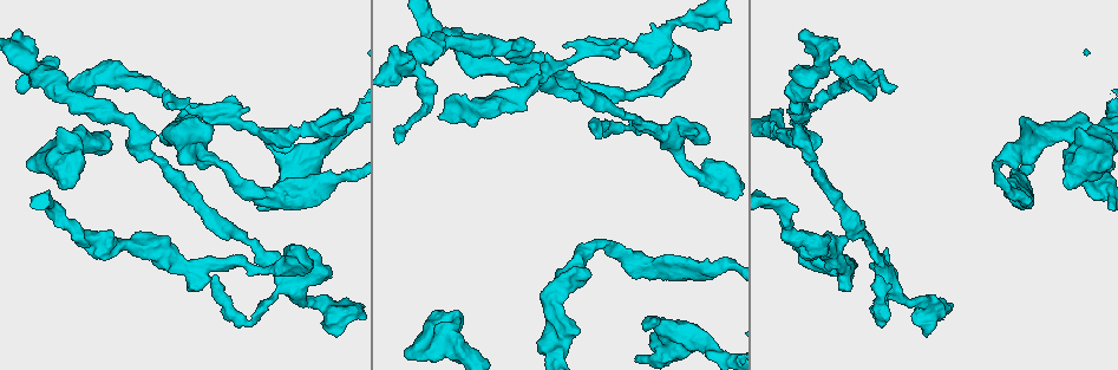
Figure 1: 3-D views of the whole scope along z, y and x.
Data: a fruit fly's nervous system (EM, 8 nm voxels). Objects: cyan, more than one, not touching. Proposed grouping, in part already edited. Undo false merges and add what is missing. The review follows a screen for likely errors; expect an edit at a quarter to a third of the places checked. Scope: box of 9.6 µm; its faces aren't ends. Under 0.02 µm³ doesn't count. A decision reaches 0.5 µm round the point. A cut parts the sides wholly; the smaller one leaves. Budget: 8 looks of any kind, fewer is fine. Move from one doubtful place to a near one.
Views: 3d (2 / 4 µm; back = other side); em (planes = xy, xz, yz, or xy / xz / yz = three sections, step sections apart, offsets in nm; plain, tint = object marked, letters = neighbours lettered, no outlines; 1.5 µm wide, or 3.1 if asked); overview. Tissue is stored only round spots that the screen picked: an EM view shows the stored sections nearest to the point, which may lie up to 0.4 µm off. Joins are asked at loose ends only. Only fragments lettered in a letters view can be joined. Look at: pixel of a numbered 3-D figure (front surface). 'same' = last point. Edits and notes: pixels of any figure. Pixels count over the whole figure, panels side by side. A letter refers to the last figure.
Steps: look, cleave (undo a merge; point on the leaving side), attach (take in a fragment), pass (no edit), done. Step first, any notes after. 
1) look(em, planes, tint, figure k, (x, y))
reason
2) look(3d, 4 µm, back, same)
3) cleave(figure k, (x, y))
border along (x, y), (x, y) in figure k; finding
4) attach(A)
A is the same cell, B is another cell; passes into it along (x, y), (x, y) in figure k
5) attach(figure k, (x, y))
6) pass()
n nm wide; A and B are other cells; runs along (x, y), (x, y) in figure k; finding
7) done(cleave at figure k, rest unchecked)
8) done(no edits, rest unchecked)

look(3d, 4 µm, figure 1, (429, 341))
a fork

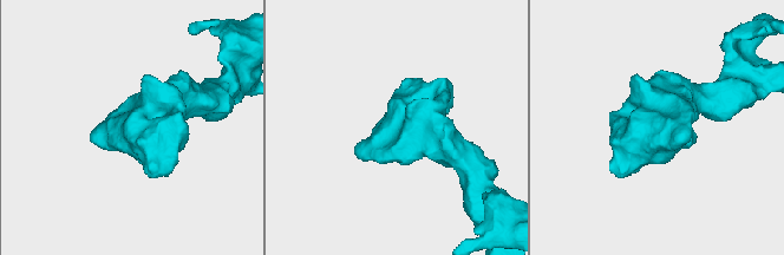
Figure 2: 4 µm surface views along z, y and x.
look(em, yz, step 8, tint, figure 2, (663, 130))

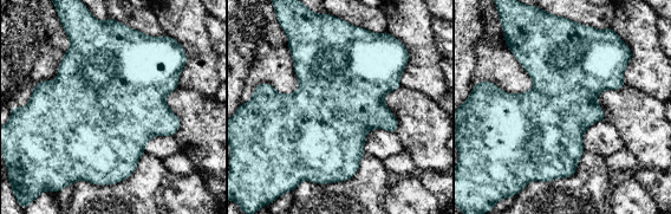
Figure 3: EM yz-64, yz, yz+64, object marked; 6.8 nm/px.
look(em, planes, letters, same)
cut it another way

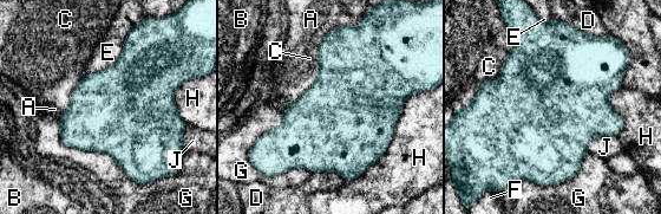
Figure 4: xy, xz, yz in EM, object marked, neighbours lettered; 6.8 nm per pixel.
pass()
H touches over 750 nm; A, B, C, D, E, F, G, H and J are other cells; border along (86, 73), (61, 112) in figure 4; continuous, no second cell

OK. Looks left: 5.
look(3d, 2 µm, figure 1, (34, 42))
thick end

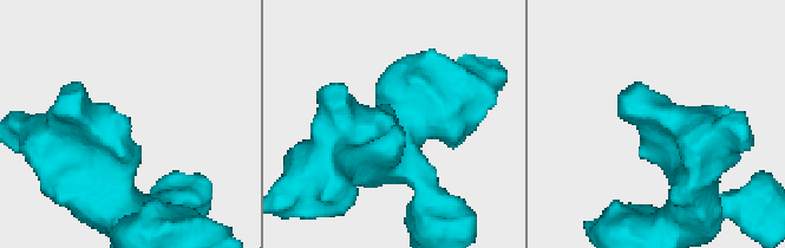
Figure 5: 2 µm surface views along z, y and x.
look(em, planes, tint, figure 5, (129, 120))
shape alone is not enough

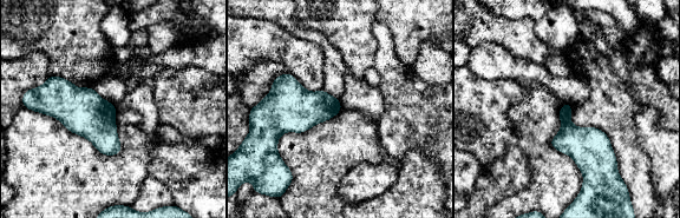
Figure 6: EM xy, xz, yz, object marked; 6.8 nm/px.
look(em, planes, letters, same)

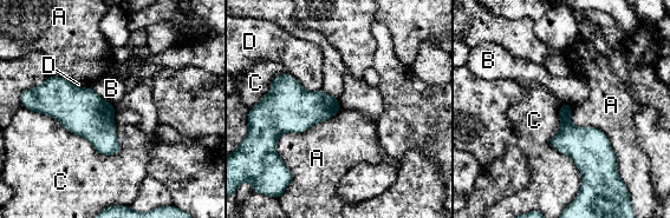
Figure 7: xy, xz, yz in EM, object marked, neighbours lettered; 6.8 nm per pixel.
pass()
A, B, C and D are other cells; none of them fits

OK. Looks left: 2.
look(em, planes, plain, figure 1, (18, 86))
branch stops here

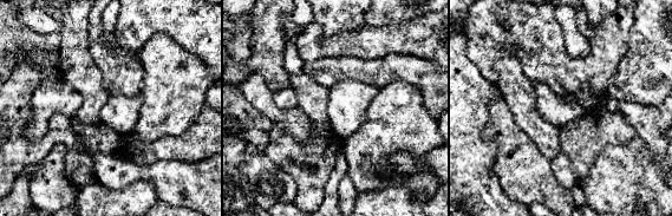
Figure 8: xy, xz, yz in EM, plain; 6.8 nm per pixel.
look(em, planes, letters, same)

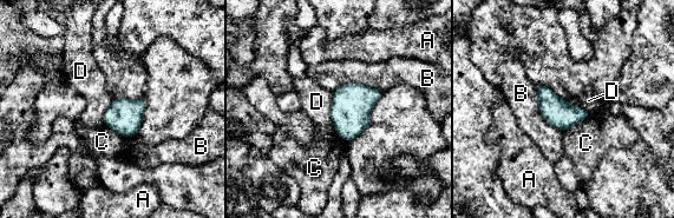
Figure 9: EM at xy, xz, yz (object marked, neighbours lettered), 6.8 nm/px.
pass()
A, B, C and D are other cells; no lettered fragment goes on from it

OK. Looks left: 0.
done(no edits, rest unchecked)

